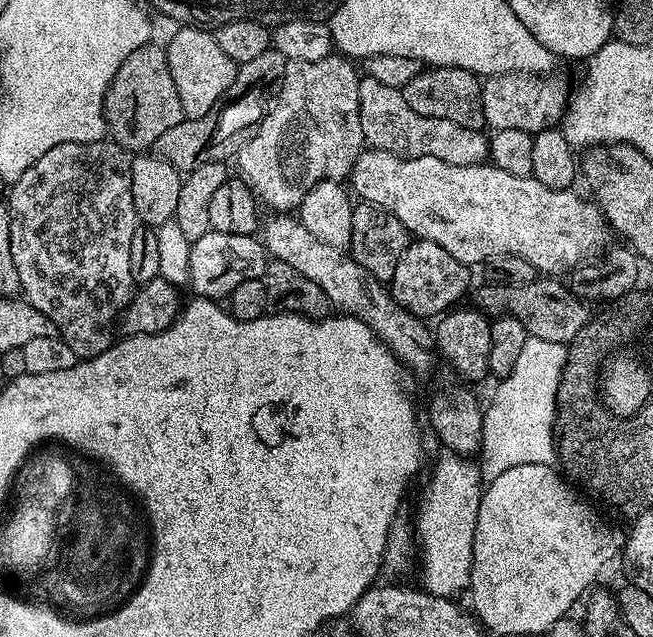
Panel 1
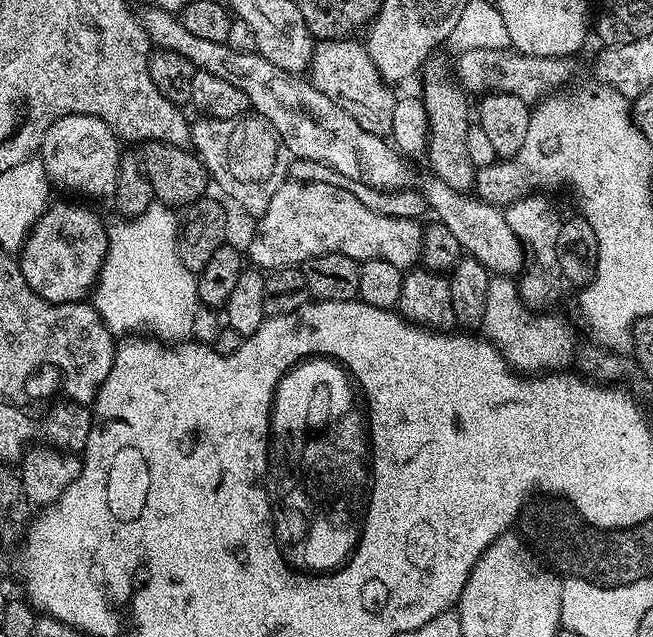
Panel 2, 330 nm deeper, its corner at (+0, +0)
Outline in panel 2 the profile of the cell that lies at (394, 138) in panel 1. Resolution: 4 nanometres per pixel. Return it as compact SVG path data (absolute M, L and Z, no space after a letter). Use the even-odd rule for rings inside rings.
M356 38L325 40L315 45L310 65L310 82L330 102L342 106L362 130L375 136L387 137L391 133L394 108L397 97L392 96L393 89L380 76L376 64L370 58L367 47Z

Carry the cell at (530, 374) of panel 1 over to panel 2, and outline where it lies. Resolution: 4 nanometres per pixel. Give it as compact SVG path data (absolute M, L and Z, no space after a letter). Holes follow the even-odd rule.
M529 194L518 198L503 209L506 222L514 234L524 243L526 259L518 276L520 297L525 306L533 310L548 310L552 303L563 294L566 281L562 274L562 262L558 262L558 230L562 216L547 200L544 194Z

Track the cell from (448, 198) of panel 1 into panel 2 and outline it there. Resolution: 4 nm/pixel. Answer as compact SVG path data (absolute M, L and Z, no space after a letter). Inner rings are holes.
M321 178L310 180L284 181L284 185L270 198L270 206L255 221L256 233L246 247L246 256L255 267L261 270L291 268L303 265L305 260L322 254L346 254L346 258L358 261L381 260L390 262L395 268L408 270L420 260L424 229L416 218L398 218L378 214L363 199L360 201L348 188L339 188L336 184L327 184Z

